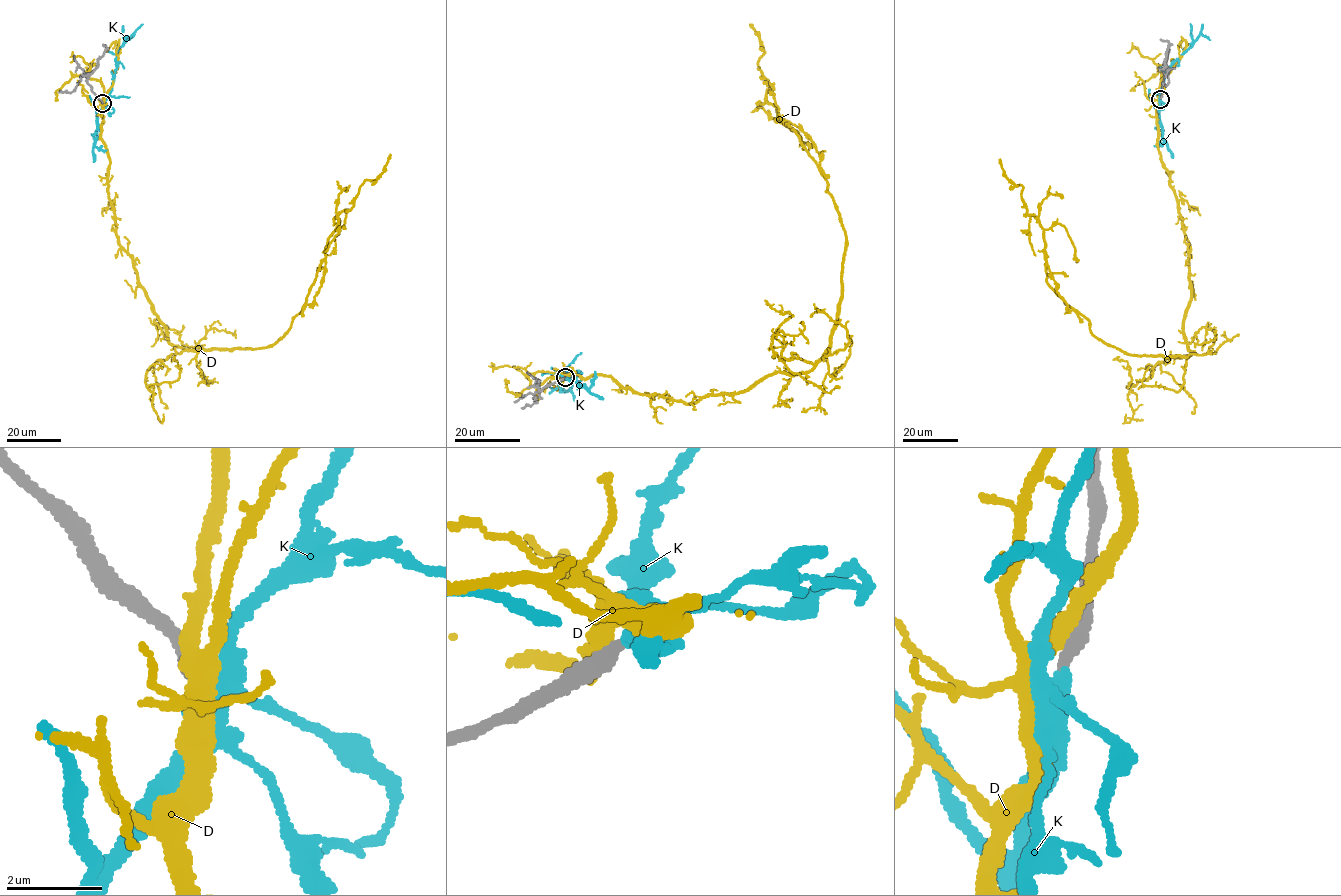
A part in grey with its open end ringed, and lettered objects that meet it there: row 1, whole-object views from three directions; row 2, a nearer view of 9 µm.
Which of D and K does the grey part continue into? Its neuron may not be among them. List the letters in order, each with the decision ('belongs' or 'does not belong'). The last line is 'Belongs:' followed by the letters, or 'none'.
D: does not belong
K: belongs
Belongs: K

